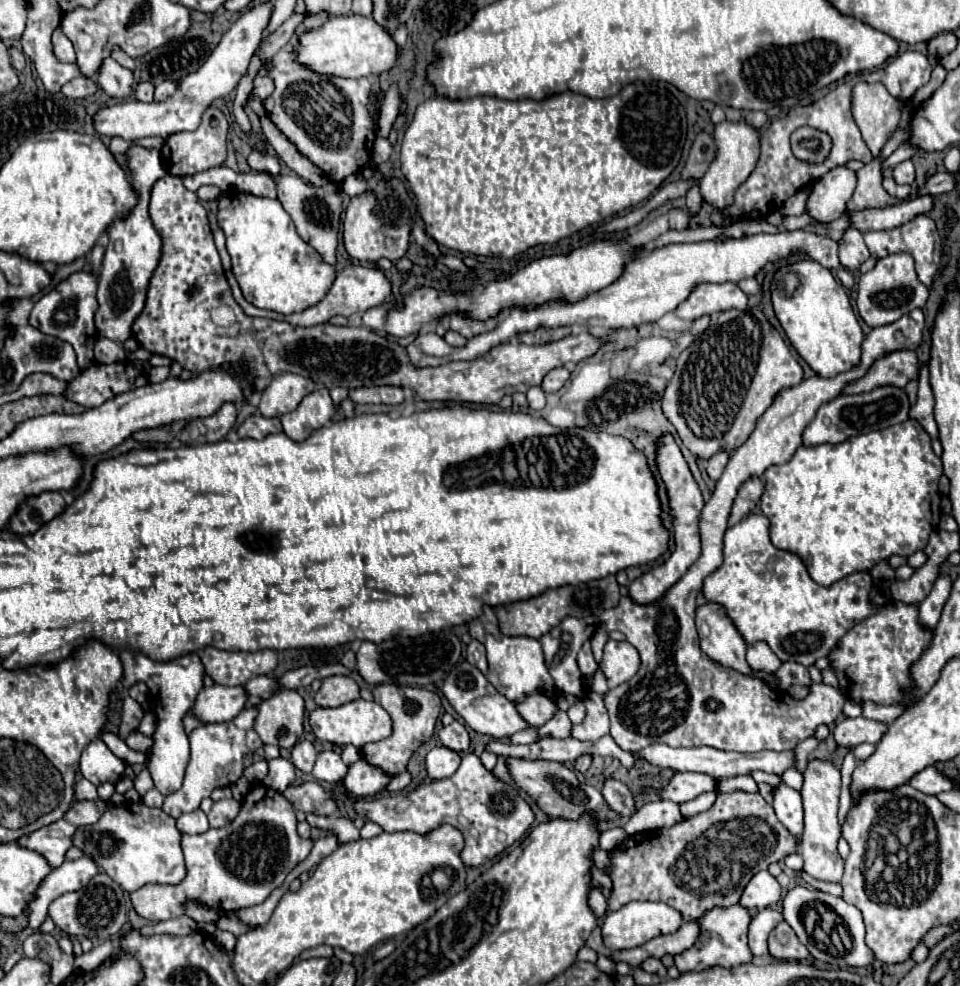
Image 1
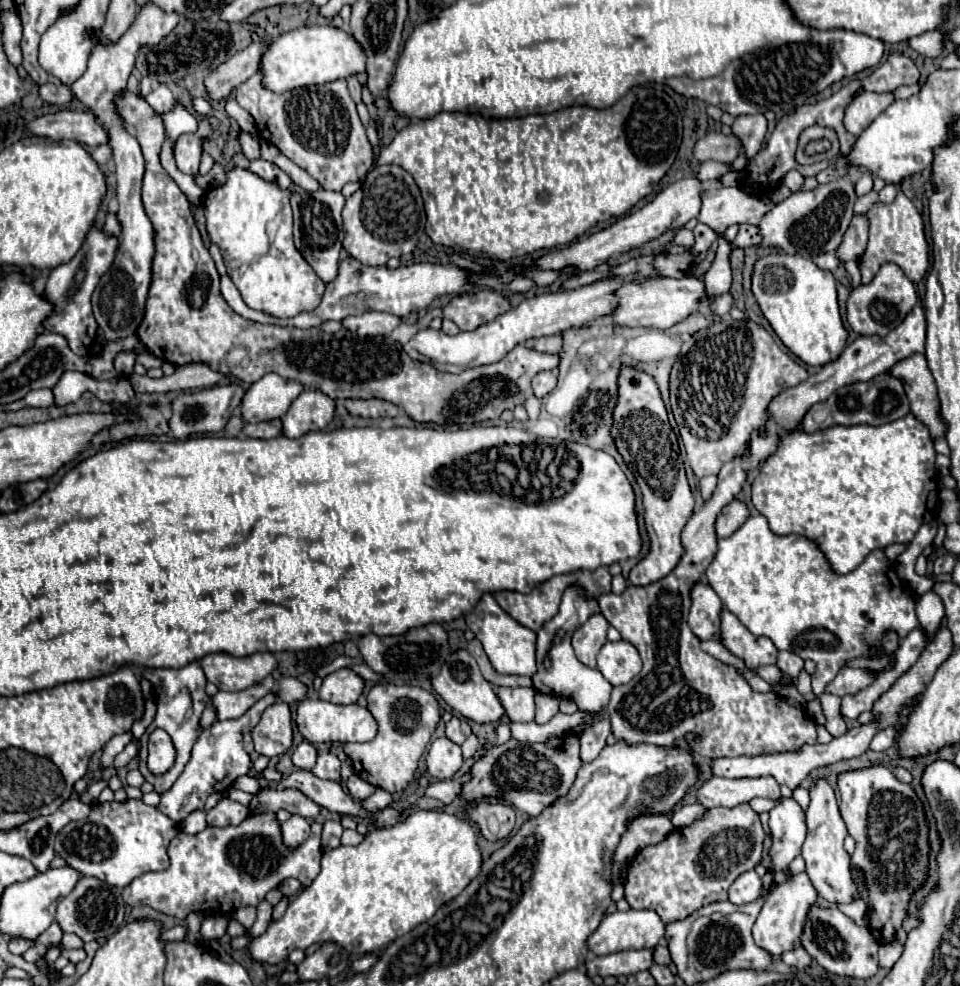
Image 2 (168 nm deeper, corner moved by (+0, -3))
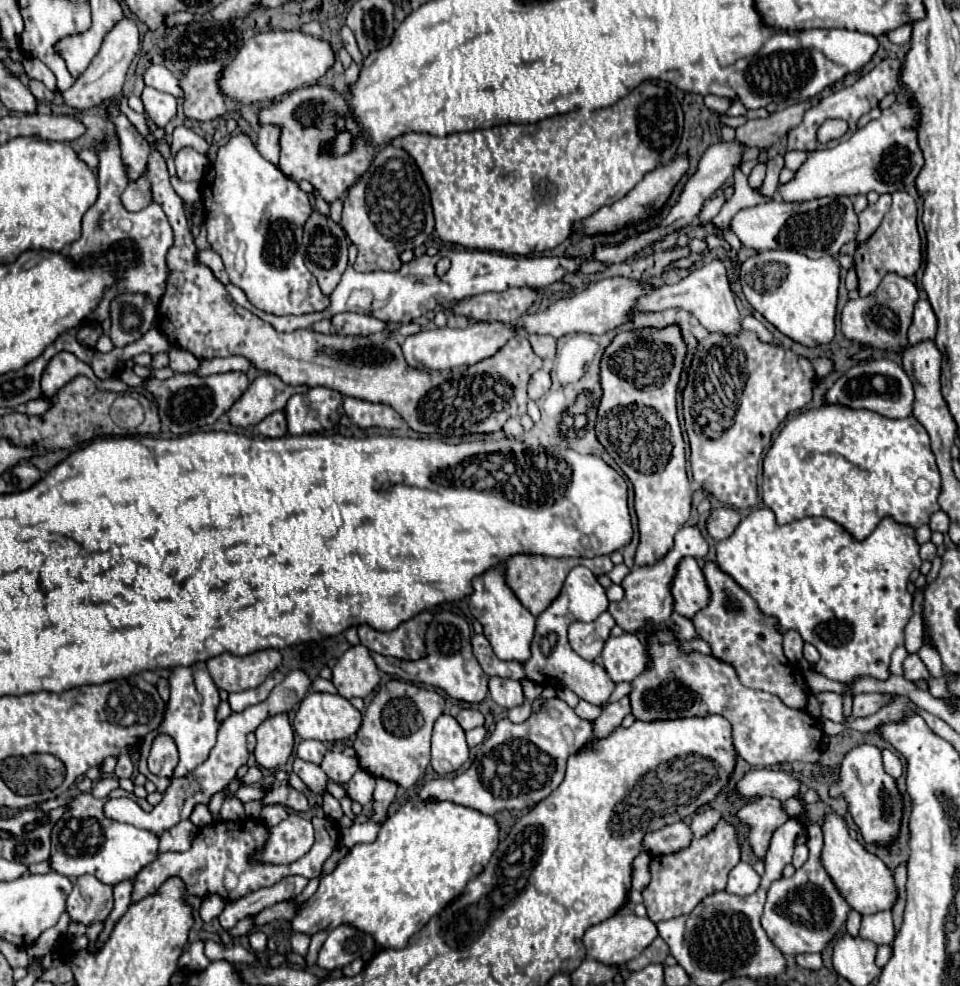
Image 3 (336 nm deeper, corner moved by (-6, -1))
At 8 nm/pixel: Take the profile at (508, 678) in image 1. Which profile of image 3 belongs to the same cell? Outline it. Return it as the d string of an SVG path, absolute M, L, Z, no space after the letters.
M495 566L489 572L477 576L473 580L473 594L467 598L471 614L483 624L483 634L491 642L493 652L501 660L517 660L517 662L527 662L531 656L531 640L535 636L535 616L519 604L515 594L507 588L503 580L505 566Z

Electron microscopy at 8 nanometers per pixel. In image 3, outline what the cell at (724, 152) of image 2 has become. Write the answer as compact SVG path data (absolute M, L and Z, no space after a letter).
M809 102L793 104L781 112L771 114L765 120L749 120L745 126L737 128L735 140L747 148L759 148L759 150L769 148L801 122L803 112L809 106L811 106Z

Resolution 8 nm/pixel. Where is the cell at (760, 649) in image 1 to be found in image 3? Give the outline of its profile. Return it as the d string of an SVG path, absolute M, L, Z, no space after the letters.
M705 562L703 566L707 586L711 588L711 604L695 616L693 624L699 636L711 646L713 656L735 666L743 686L771 692L791 708L805 708L807 694L793 680L793 666L783 656L781 632L775 628L775 620L763 616L755 600L739 586L731 576L719 570L717 564Z

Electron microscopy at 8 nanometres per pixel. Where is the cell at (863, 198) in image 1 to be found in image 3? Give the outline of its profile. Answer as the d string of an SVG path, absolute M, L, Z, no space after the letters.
M905 190L893 192L893 204L891 210L885 214L881 226L875 230L875 234L857 246L855 252L855 270L859 276L859 294L869 296L877 290L879 282L885 274L895 272L899 276L911 278L921 268L921 236L917 230L917 204L913 196Z

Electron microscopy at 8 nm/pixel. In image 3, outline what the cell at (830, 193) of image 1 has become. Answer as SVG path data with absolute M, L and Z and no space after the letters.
M825 196L811 202L771 200L767 204L739 210L731 220L731 228L745 248L795 250L809 258L821 258L827 254L837 256L847 242L853 242L859 224L851 196Z

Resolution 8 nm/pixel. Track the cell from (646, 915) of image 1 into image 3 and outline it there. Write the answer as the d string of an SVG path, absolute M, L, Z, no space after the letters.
M615 914L611 918L607 918L605 922L591 926L583 936L583 944L587 948L587 956L591 956L603 964L623 966L629 960L637 958L657 936L659 936L657 926L649 918L641 918L635 914Z

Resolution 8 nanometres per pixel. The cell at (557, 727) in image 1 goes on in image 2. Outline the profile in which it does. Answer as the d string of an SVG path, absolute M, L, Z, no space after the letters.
M535 694L535 722L537 724L547 724L557 712L559 712L559 698L557 696L547 696L547 694Z

